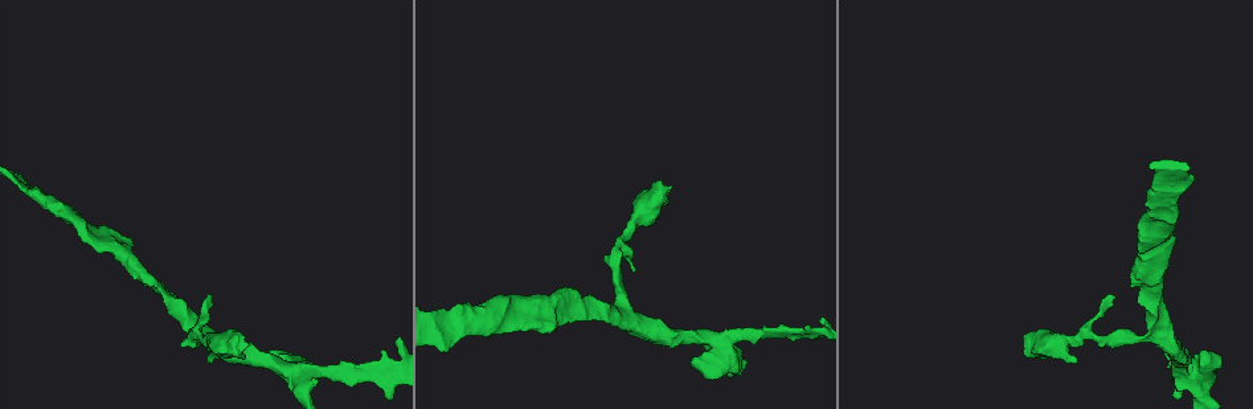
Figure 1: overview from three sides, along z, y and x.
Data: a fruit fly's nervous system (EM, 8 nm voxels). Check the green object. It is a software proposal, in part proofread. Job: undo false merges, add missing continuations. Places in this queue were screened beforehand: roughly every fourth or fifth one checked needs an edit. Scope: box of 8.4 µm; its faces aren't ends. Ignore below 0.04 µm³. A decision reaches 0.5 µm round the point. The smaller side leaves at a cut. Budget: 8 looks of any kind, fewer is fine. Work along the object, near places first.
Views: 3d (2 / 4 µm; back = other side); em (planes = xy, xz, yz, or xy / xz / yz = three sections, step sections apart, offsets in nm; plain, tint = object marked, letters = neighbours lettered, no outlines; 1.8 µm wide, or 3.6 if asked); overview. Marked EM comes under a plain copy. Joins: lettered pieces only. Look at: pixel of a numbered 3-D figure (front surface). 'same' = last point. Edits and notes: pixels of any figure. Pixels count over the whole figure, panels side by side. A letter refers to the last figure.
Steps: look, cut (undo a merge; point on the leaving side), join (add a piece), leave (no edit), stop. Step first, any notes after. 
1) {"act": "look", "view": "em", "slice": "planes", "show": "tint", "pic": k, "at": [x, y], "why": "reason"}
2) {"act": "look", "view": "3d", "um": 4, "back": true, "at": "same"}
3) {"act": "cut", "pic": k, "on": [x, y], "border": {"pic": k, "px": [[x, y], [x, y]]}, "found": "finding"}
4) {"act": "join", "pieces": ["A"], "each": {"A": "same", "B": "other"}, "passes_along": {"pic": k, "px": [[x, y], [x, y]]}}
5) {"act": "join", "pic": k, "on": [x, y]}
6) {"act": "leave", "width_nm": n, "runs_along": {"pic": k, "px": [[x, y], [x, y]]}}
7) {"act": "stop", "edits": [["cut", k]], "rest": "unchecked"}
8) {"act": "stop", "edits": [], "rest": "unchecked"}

{"act": "look", "view": "3d", "um": 2, "pic": 1, "at": [1148, 255], "why": "three-way junction"}

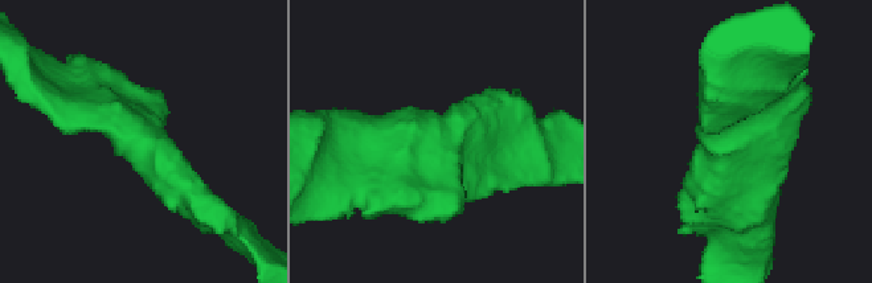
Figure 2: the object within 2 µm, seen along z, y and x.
{"act": "look", "view": "em", "slice": "yz", "step": 16, "show": "tint", "pic": 2, "at": [141, 146], "why": "need the tissue"}

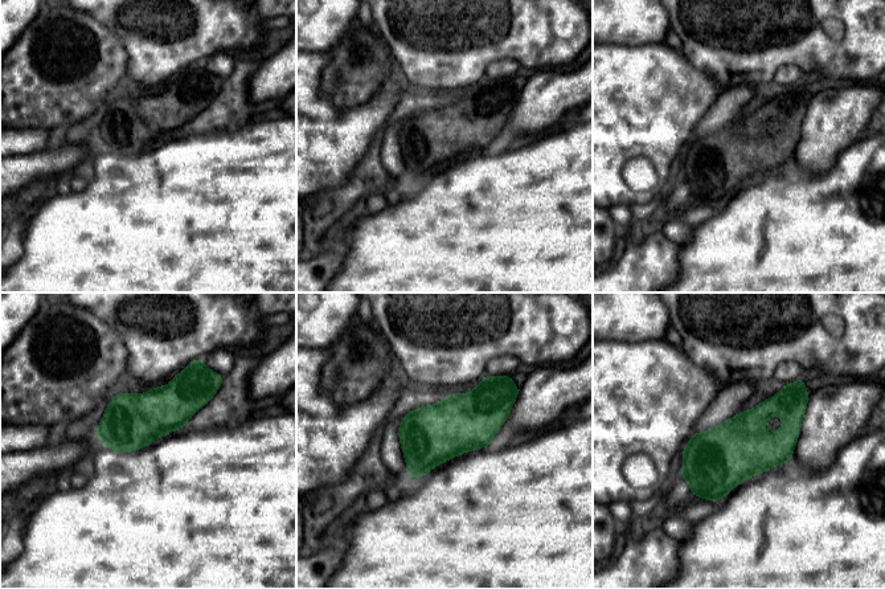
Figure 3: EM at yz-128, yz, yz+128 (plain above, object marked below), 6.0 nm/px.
{"act": "look", "view": "em", "slice": "planes", "show": "letters", "at": "same"}

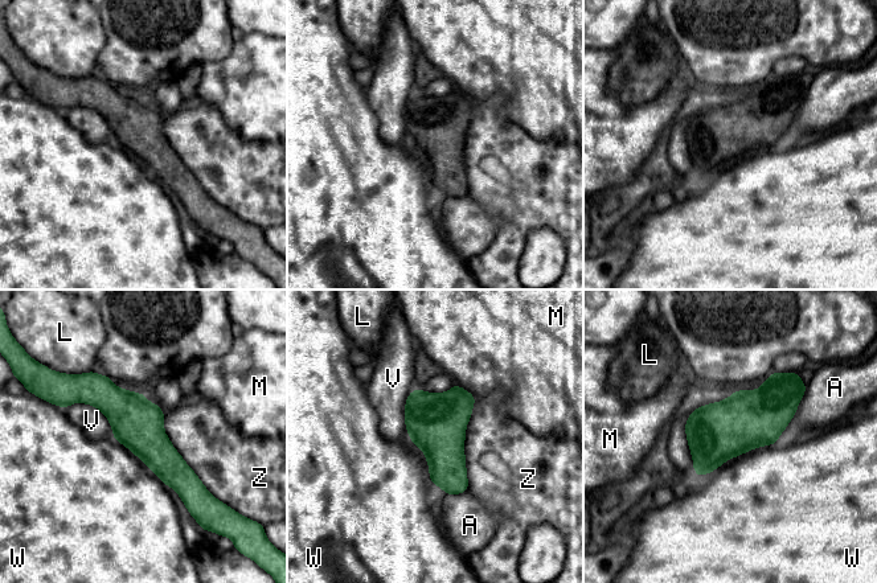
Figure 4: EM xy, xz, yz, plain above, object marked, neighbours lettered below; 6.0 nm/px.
{"act": "leave", "each": {"A": "other", "L": "other", "M": "other", "V": "other", "W": "other", "Z": "other"}, "runs_along": {"pic": 4, "px": [[72, 397], [102, 395], [200, 488]]}, "found": "one neuron here"}

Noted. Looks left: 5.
{"act": "look", "view": "em", "slice": "xy", "step": 8, "show": "letters", "pic": 1, "at": [23, 187], "why": "closes a loop"}

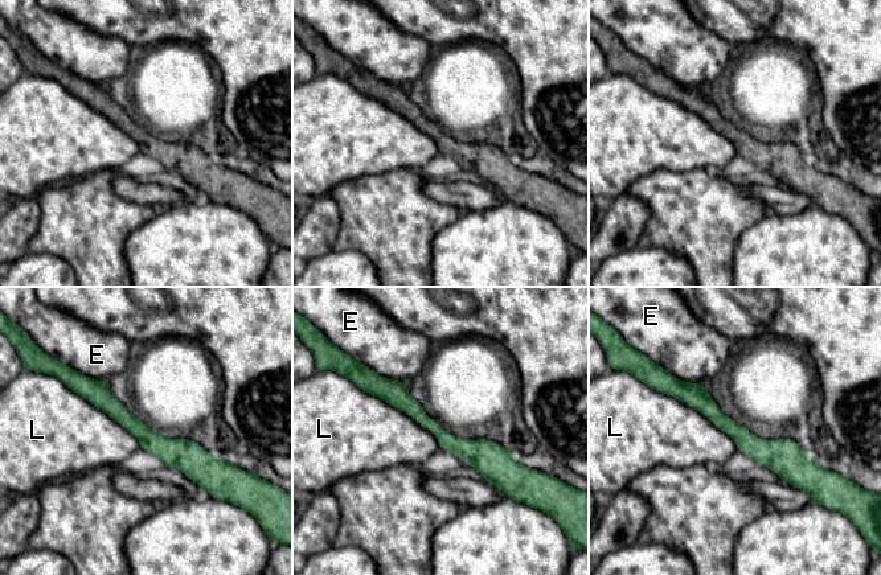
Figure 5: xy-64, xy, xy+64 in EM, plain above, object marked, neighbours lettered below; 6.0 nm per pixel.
{"act": "look", "view": "em", "slice": "planes", "show": "letters", "at": "same", "why": "cut it another way"}

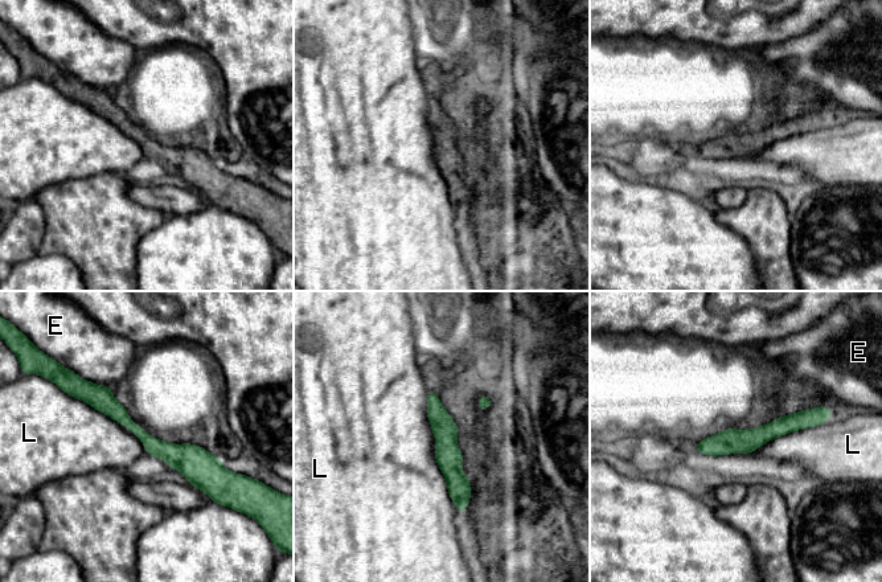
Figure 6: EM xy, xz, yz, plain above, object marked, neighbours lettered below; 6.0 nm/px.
{"act": "leave", "each": {"E": "other", "L": "other"}, "runs_along": {"pic": 6, "px": [[81, 394], [213, 480]]}, "found": "all the same neuron"}

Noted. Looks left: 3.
{"act": "look", "view": "3d", "um": 2, "pic": 1, "at": [393, 383], "why": "branch stops here"}

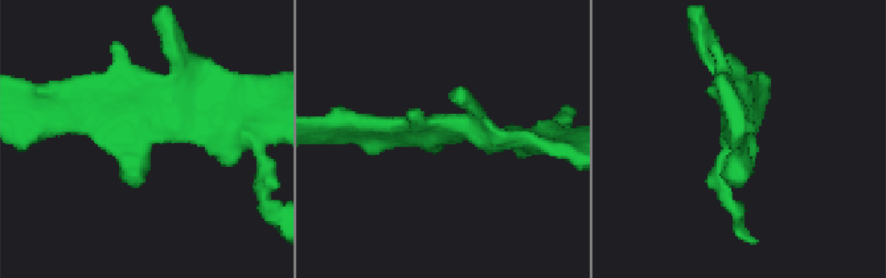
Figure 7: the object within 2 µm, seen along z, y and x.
{"act": "look", "view": "em", "slice": "planes", "show": "letters", "pic": 7, "at": [138, 148], "why": "now the EM"}

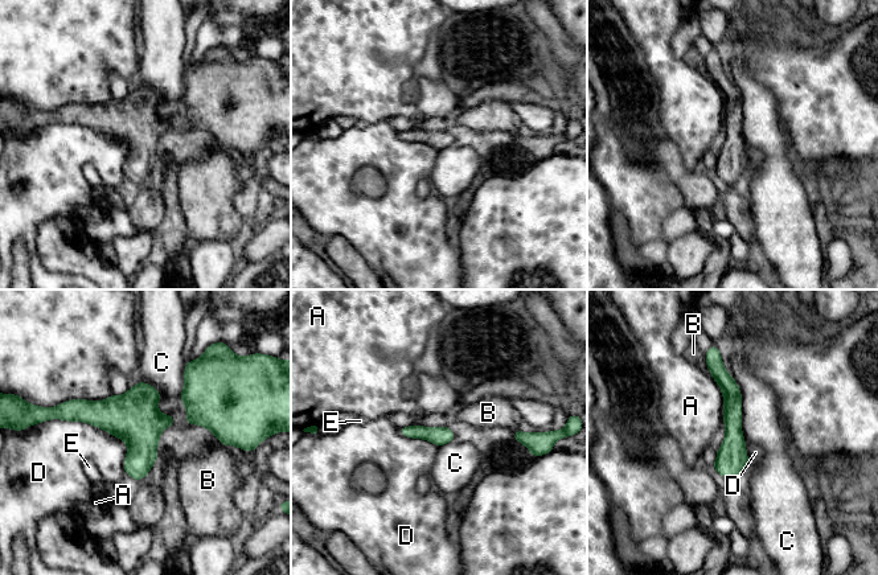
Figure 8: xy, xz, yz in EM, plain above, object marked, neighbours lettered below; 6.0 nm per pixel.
{"act": "leave", "each": {"A": "other", "B": "other", "C": "other", "D": "other", "E": "other"}, "border": {"pic": 8, "px": [[733, 377], [746, 442]]}, "found": "none of them fits"}

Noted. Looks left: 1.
{"act": "stop", "edits": [], "rest": "unchecked"}

